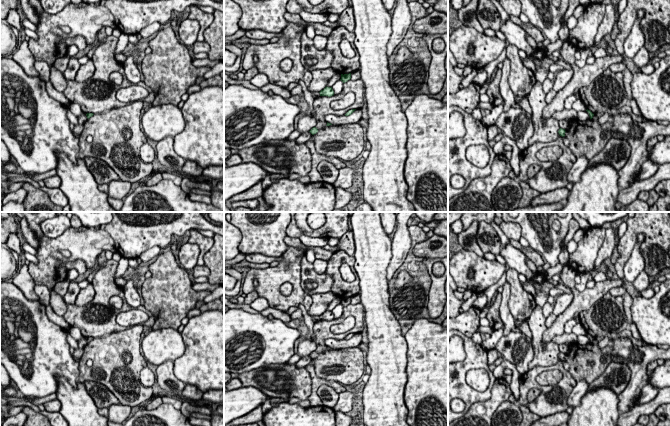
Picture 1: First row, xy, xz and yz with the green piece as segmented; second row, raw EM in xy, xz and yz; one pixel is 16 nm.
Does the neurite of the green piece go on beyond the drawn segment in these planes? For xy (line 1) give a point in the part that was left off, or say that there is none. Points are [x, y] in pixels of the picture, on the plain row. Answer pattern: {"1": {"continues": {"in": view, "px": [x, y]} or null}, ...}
{"1": {"continues": null}}

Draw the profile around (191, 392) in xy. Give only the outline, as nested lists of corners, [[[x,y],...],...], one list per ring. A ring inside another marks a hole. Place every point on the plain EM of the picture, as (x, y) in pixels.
[[[186,384],[184,390],[181,393],[181,397],[193,401],[200,401],[203,400],[203,392],[194,385]]]

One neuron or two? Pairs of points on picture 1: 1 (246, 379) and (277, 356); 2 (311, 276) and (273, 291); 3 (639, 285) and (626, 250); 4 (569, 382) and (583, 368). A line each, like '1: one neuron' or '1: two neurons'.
1: two neurons
2: two neurons
3: two neurons
4: two neurons

